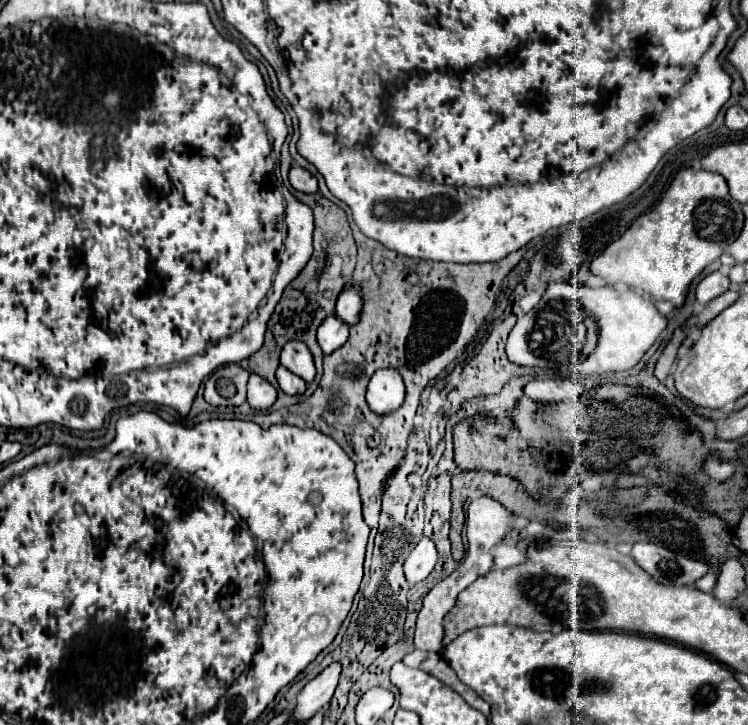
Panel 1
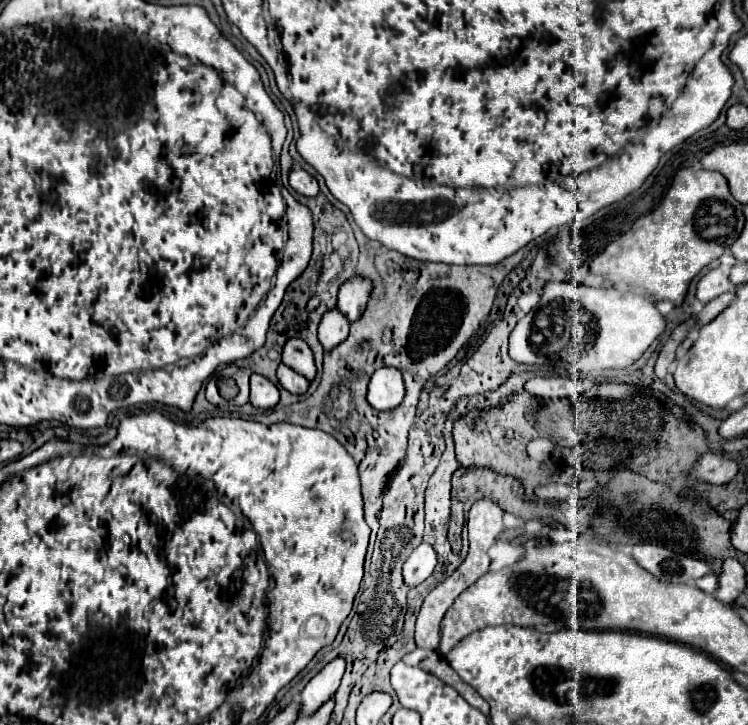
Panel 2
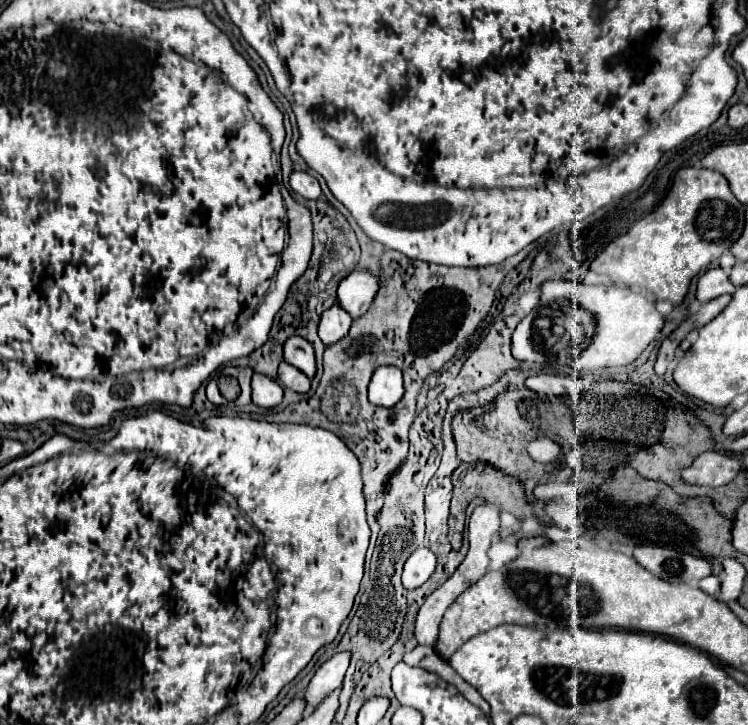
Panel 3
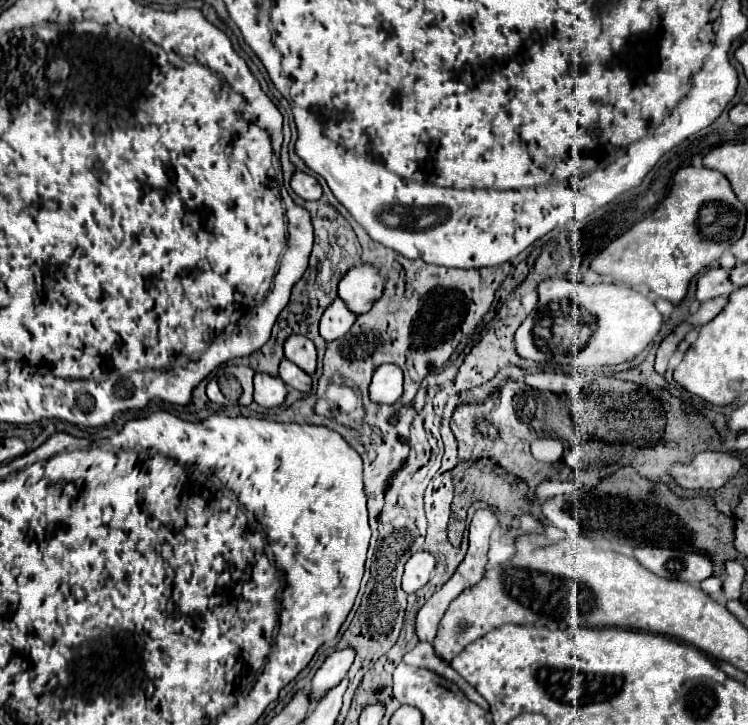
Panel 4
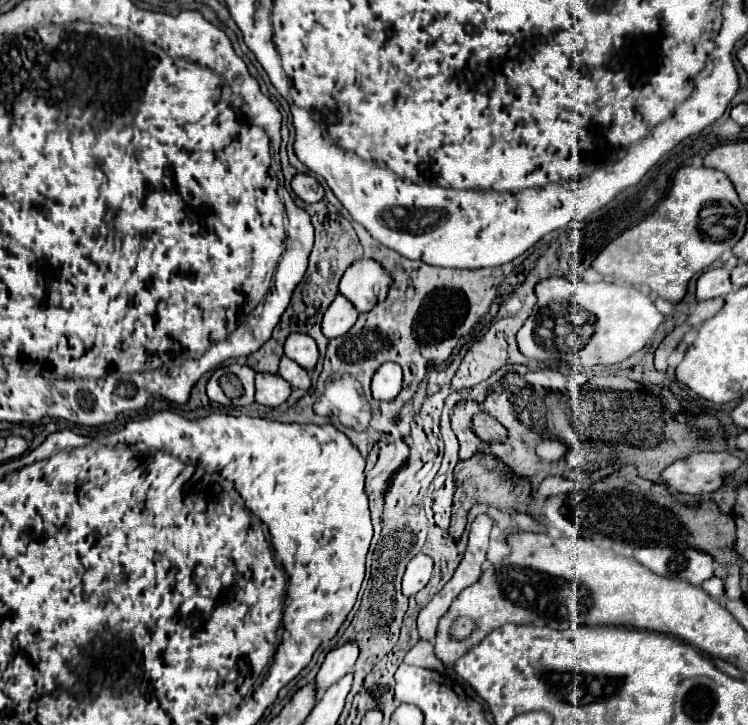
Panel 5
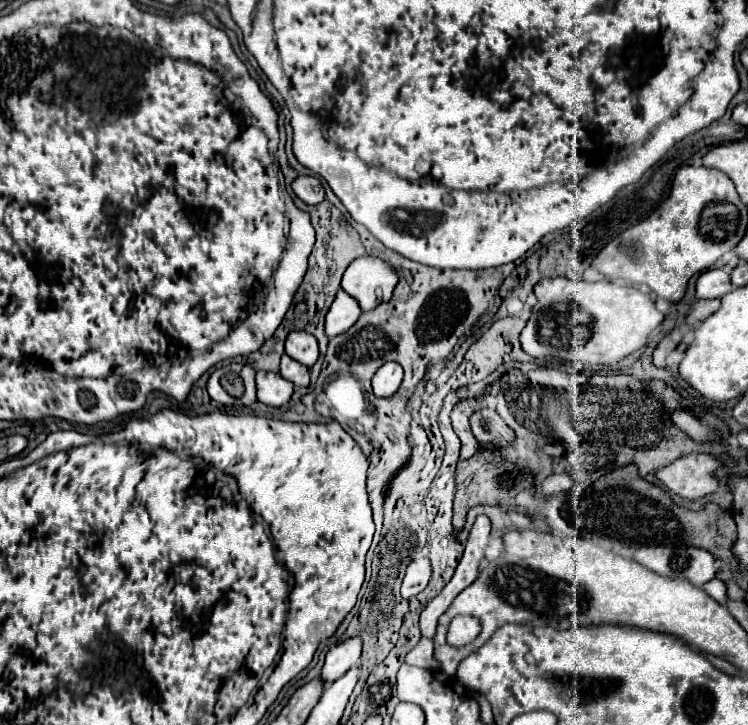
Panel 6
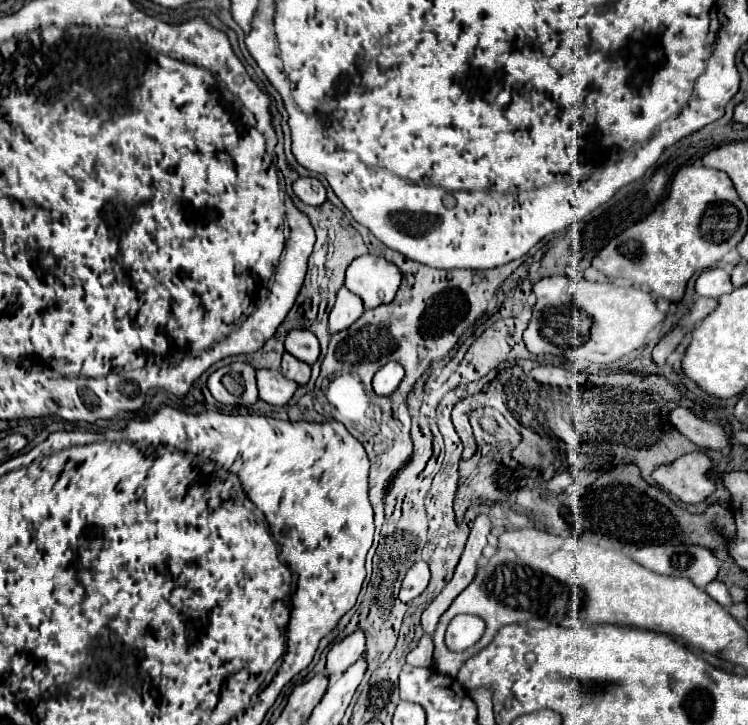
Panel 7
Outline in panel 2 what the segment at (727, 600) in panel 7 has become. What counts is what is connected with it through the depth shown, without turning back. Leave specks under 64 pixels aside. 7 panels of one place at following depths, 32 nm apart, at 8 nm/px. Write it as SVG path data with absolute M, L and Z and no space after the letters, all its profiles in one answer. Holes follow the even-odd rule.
M708 574L708 576L700 578L700 580L696 582L696 586L698 586L700 590L708 592L708 594L714 594L714 590L716 590L716 586L718 586L718 578L716 578L714 574Z

